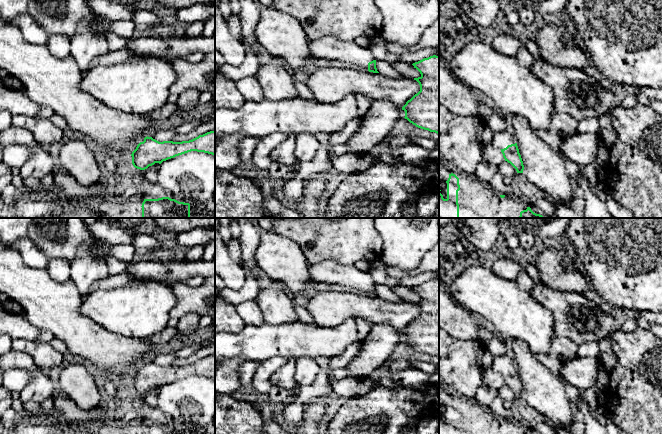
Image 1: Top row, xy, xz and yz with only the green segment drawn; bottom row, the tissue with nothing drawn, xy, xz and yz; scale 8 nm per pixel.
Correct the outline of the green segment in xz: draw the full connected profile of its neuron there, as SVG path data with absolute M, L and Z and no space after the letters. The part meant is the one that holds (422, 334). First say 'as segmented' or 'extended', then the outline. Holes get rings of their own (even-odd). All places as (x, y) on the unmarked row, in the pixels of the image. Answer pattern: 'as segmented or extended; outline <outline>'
as segmented; outline M433 279L412 289L421 298L414 302L420 309L420 315L402 331L405 335L404 342L418 352L439 358L439 280Z

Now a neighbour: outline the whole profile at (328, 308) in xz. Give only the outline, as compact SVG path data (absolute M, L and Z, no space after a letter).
M318 291L313 297L305 300L305 309L313 317L314 323L321 327L335 327L348 318L355 318L364 319L372 325L391 325L401 332L420 315L419 307L411 302L389 302L366 294L335 291Z

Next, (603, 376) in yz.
M599 368L597 374L597 385L596 387L600 392L606 392L609 386L609 372L602 370Z

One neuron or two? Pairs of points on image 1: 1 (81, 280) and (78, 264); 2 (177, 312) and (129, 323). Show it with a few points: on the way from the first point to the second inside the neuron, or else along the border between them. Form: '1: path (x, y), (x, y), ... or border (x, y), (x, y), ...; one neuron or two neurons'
1: path (81, 276), (81, 268); one neuron
2: border (173, 291), (175, 305), (170, 312), (170, 316); two neurons

